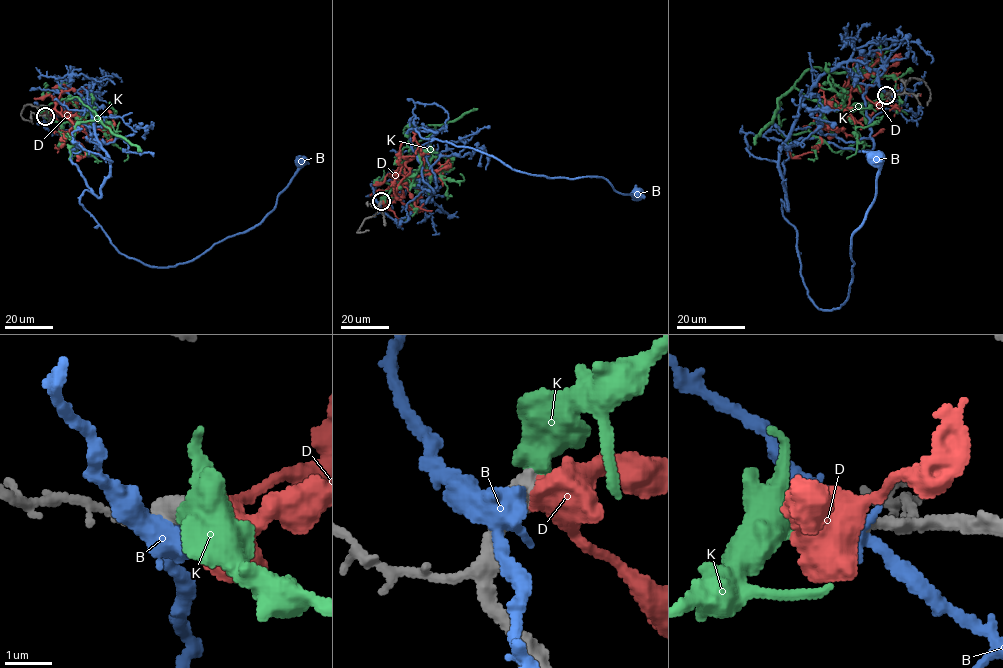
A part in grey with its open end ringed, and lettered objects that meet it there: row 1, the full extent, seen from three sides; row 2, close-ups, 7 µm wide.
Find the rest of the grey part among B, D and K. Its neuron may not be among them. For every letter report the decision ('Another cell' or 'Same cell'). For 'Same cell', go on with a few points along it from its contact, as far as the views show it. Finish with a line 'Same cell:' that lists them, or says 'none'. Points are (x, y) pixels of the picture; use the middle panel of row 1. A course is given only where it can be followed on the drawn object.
B: Another cell
D: Another cell
K: Another cell
Same cell: none

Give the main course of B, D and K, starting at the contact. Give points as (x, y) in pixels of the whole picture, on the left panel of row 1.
B: (43, 115), (89, 115), (99, 93), (89, 110), (110, 171), (79, 203), (151, 266), (253, 228), (300, 162)
D: (45, 115), (53, 114), (65, 134), (73, 127), (70, 116), (82, 117), (98, 129), (112, 126), (107, 108)
K: (45, 114), (91, 125), (96, 120), (93, 111), (99, 118), (79, 122), (71, 142), (85, 156), (72, 138)

